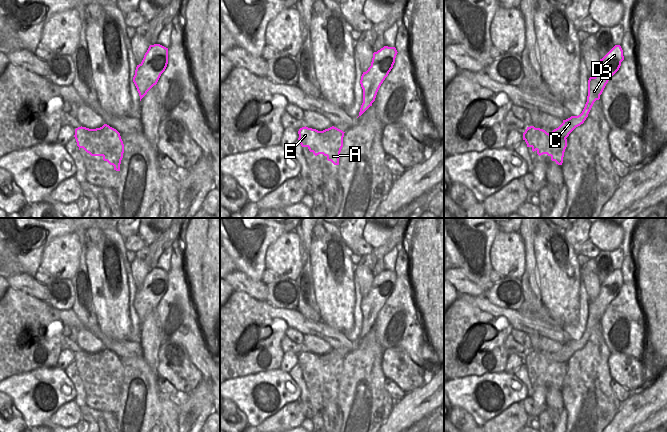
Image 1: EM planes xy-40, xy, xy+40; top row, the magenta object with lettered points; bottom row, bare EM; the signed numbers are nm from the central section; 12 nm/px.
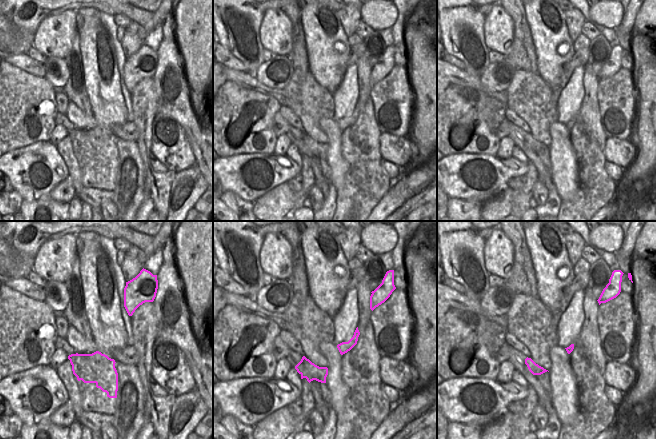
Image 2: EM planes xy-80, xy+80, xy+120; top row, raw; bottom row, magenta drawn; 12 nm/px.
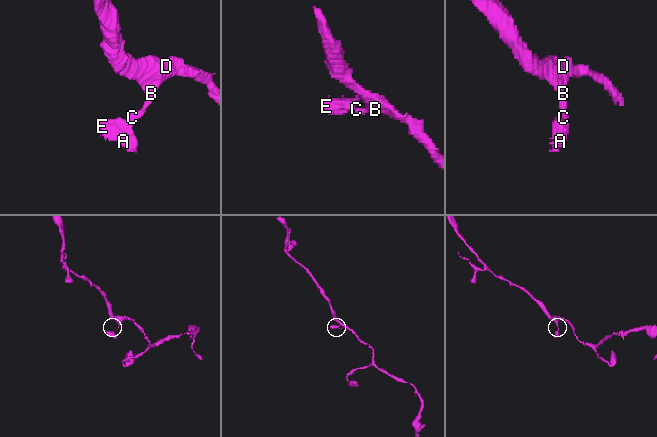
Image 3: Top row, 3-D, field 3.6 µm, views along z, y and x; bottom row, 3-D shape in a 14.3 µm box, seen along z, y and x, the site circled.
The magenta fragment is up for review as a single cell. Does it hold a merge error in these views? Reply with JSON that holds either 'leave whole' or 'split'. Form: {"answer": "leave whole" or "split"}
{"answer": "leave whole"}

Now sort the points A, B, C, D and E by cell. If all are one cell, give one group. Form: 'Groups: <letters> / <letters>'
Groups: A B C D E

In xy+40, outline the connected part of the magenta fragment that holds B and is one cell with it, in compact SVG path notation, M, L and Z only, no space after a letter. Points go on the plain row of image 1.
M615 269L602 283L600 293L595 301L588 304L587 326L582 337L578 340L571 340L563 344L563 347L552 355L553 360L545 354L527 351L523 357L523 364L527 371L536 375L539 380L547 378L556 388L562 389L564 376L567 371L567 361L578 350L584 347L596 324L600 323L606 308L610 302L619 294L624 284L623 274L620 269Z

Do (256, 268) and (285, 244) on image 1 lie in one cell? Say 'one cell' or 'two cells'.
two cells

